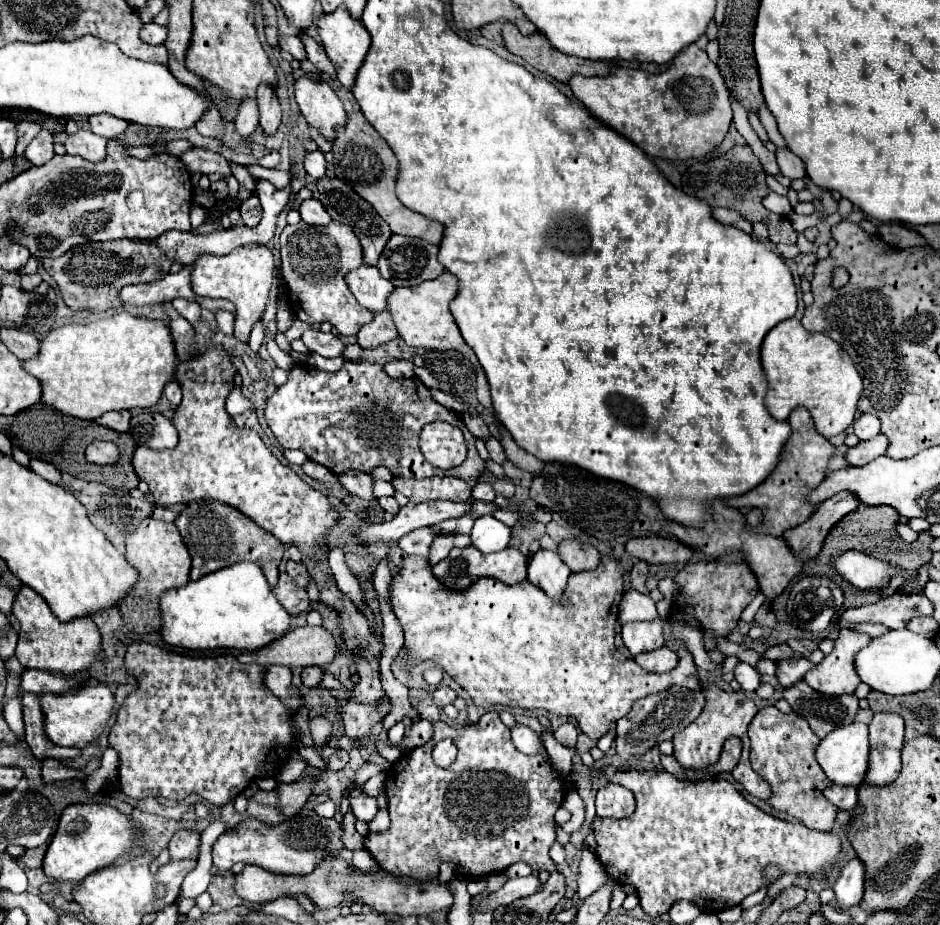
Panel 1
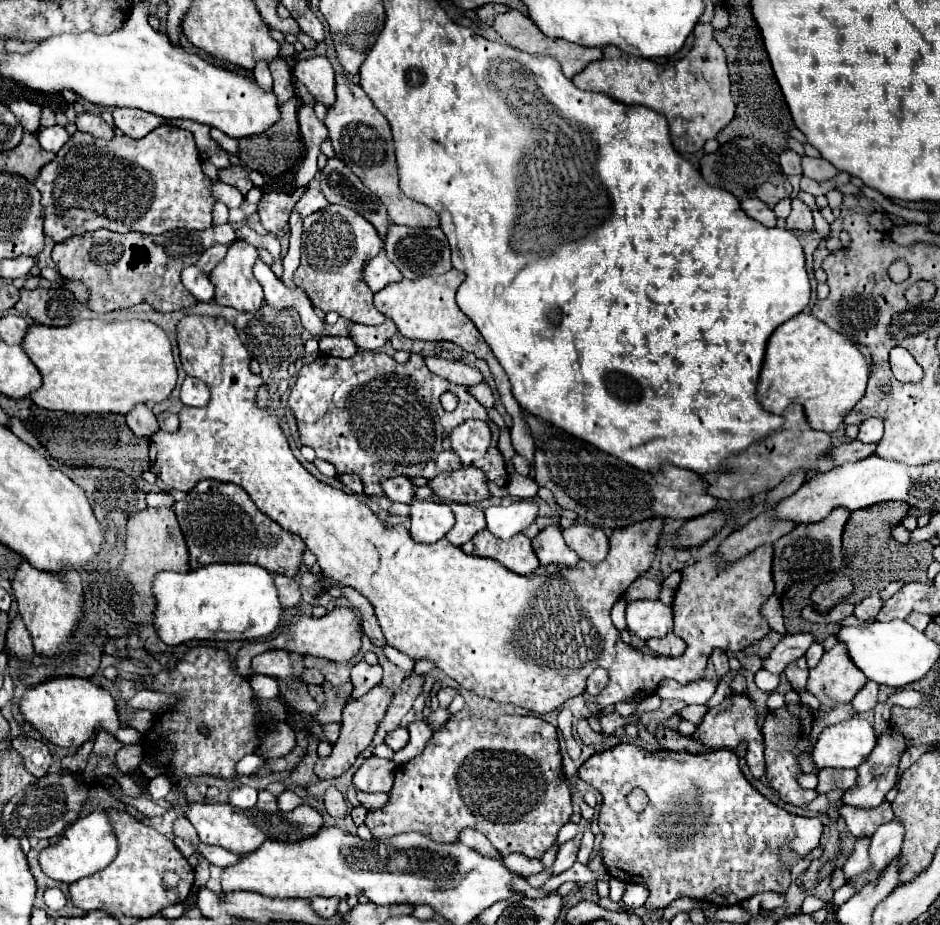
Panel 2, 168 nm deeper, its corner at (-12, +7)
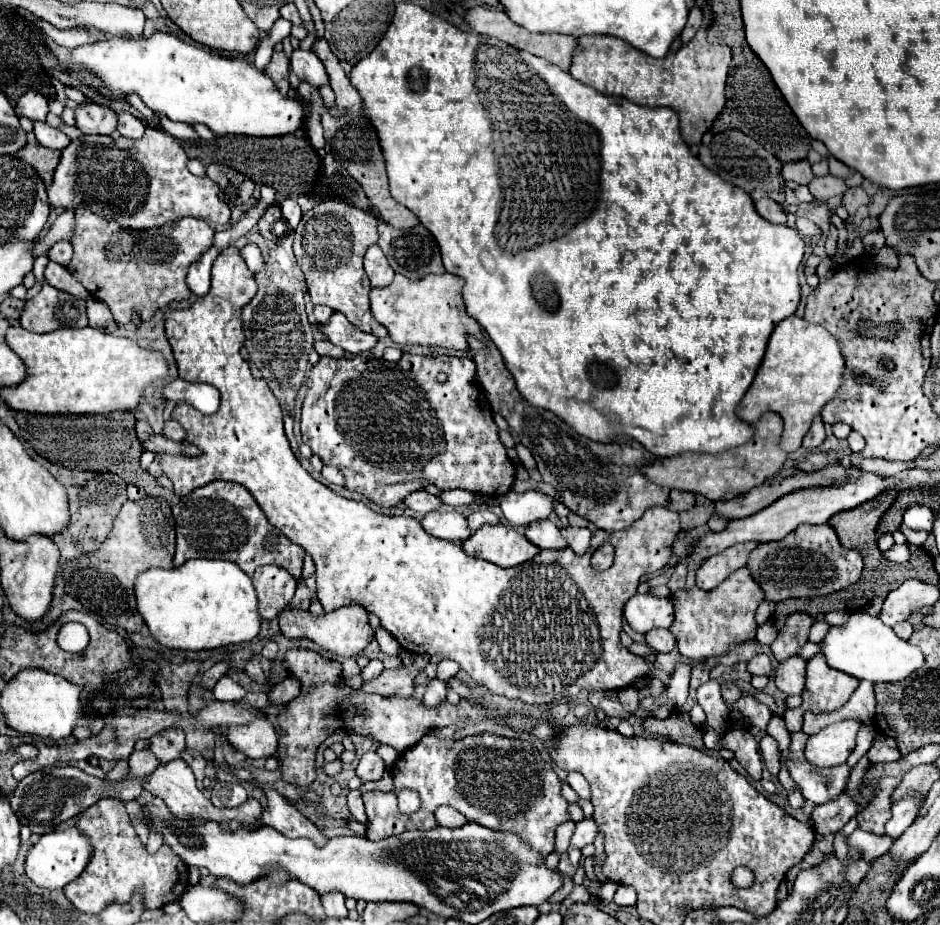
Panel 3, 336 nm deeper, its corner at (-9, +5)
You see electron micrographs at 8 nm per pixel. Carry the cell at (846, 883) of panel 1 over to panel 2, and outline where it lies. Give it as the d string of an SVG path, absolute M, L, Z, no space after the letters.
M896 820L880 826L872 834L872 844L870 844L870 862L876 872L882 872L888 862L900 852L904 842L904 826Z

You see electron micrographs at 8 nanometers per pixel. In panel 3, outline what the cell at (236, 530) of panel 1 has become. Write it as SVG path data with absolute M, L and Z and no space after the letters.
M223 480L209 482L183 496L181 502L173 506L173 516L177 532L175 566L183 566L191 558L221 558L235 562L249 576L253 576L259 566L275 564L285 568L295 580L301 578L305 550L269 524L245 486Z

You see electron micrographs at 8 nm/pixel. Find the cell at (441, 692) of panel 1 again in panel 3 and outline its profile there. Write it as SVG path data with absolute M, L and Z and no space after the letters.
M431 680L431 682L427 684L427 692L425 692L425 696L423 696L423 704L425 704L427 708L435 708L435 706L439 706L441 702L445 702L445 694L447 694L445 682L441 682L441 680Z

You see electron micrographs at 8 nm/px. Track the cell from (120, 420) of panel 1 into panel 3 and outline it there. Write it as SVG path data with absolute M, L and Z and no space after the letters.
M151 434L151 436L143 438L141 444L145 450L157 452L157 454L191 454L191 456L197 454L197 448L185 448L185 446L181 446L181 442L173 442L169 438L165 438L163 434Z

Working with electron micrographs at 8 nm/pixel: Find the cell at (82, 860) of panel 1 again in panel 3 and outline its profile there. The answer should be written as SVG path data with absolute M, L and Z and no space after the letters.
M77 826L65 828L65 830L55 830L49 834L43 834L41 840L29 850L27 860L25 860L25 870L27 876L41 888L63 888L75 878L81 876L81 872L87 868L89 860L93 856L93 844L87 834L83 834Z

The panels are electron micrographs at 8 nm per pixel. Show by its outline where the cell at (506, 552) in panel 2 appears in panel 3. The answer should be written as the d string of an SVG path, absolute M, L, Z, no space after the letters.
M505 524L481 526L463 542L463 550L469 556L493 562L501 568L515 568L539 554L537 546Z

